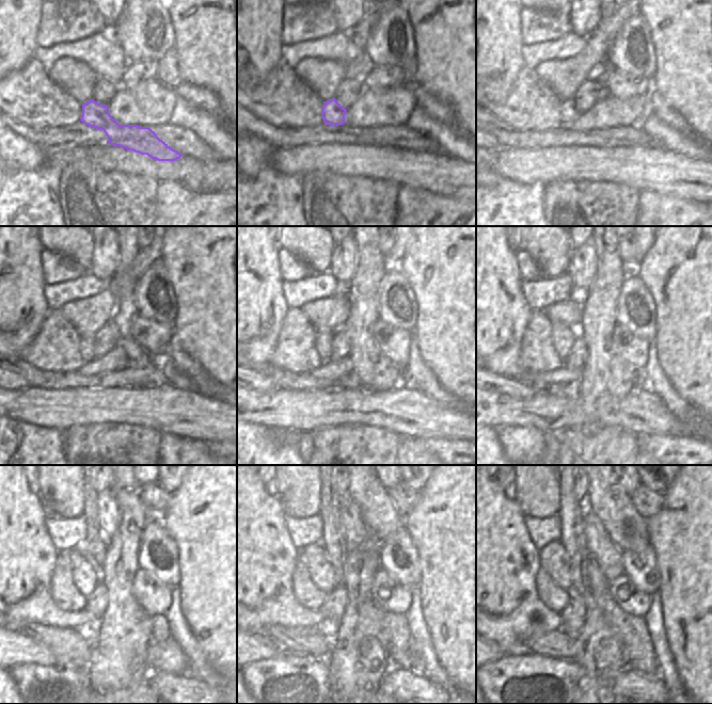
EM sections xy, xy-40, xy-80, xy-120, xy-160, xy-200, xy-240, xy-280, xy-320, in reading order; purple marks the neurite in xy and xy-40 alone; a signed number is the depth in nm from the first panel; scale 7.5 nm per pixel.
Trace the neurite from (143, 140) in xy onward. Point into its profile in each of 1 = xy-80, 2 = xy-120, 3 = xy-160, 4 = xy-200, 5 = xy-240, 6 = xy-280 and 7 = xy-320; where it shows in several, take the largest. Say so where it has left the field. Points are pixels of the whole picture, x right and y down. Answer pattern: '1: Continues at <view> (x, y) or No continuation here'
1: Continues at xy-80 (569, 114)
2: Continues at xy-120 (86, 345)
3: Continues at xy-160 (323, 340)
4: Continues at xy-200 (563, 336)
5: Continues at xy-240 (85, 575)
6: Continues at xy-280 (314, 556)
7: Continues at xy-320 (554, 559)

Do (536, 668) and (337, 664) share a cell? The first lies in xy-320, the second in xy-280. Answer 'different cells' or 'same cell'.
different cells

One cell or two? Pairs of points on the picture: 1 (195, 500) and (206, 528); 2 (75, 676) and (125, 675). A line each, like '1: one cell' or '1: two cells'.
1: one cell
2: two cells

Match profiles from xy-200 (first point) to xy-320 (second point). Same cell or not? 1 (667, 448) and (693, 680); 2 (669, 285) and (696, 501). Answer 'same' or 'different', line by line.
1: different
2: same

